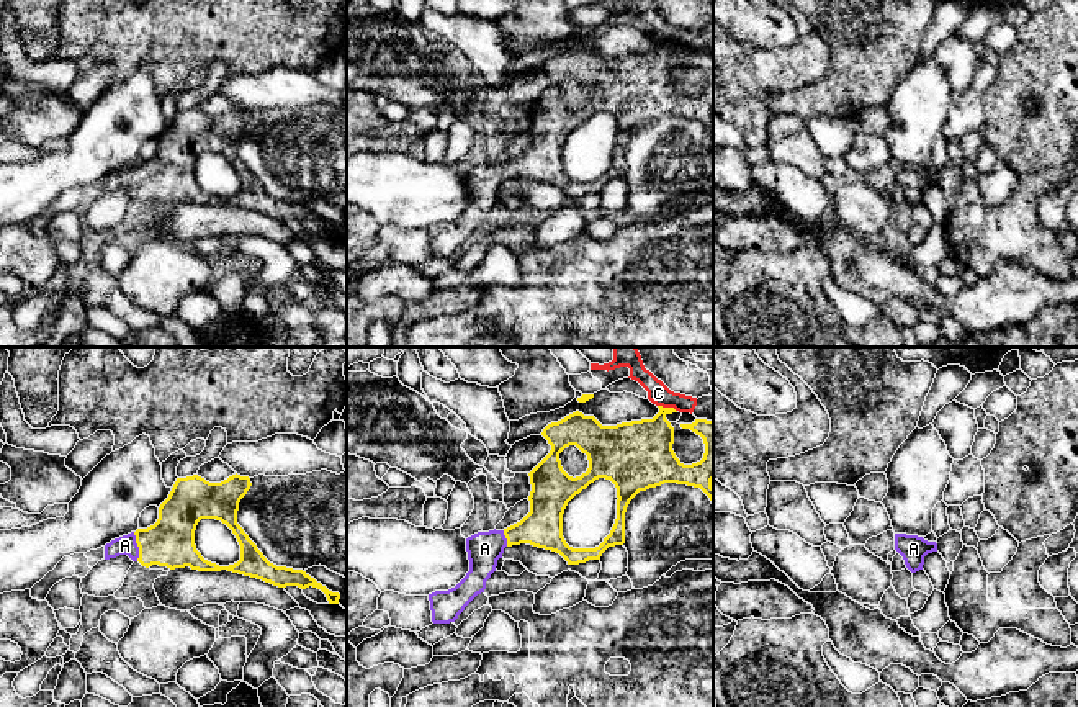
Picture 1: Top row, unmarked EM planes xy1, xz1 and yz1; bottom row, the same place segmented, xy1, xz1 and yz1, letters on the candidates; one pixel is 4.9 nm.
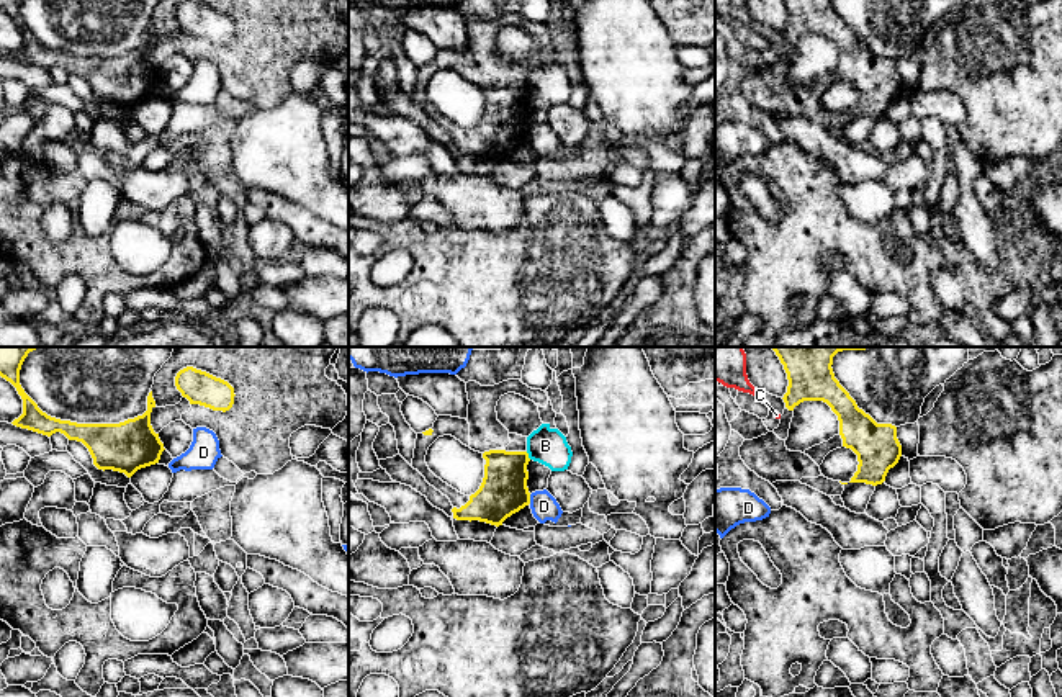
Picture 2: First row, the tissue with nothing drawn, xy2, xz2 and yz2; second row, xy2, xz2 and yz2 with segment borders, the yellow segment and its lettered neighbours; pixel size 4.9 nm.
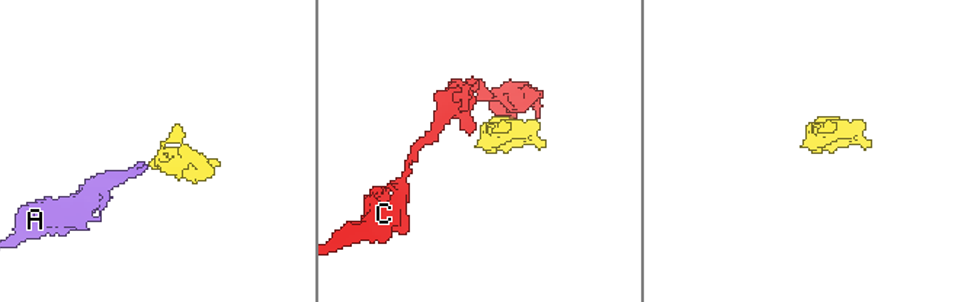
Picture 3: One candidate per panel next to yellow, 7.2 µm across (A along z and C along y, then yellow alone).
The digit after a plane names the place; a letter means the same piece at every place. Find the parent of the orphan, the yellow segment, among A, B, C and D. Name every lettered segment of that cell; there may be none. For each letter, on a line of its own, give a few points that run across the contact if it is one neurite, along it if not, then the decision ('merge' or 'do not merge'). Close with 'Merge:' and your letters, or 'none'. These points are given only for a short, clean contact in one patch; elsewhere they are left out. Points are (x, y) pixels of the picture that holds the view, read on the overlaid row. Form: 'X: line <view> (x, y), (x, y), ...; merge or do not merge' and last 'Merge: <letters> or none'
A: line xy1 (170, 542), (138, 545), (125, 545); merge
B: line xz2 (526, 452), (530, 458); do not merge
C: do not merge
D: line xz2 (529, 494), (530, 503); do not merge
Merge: A

